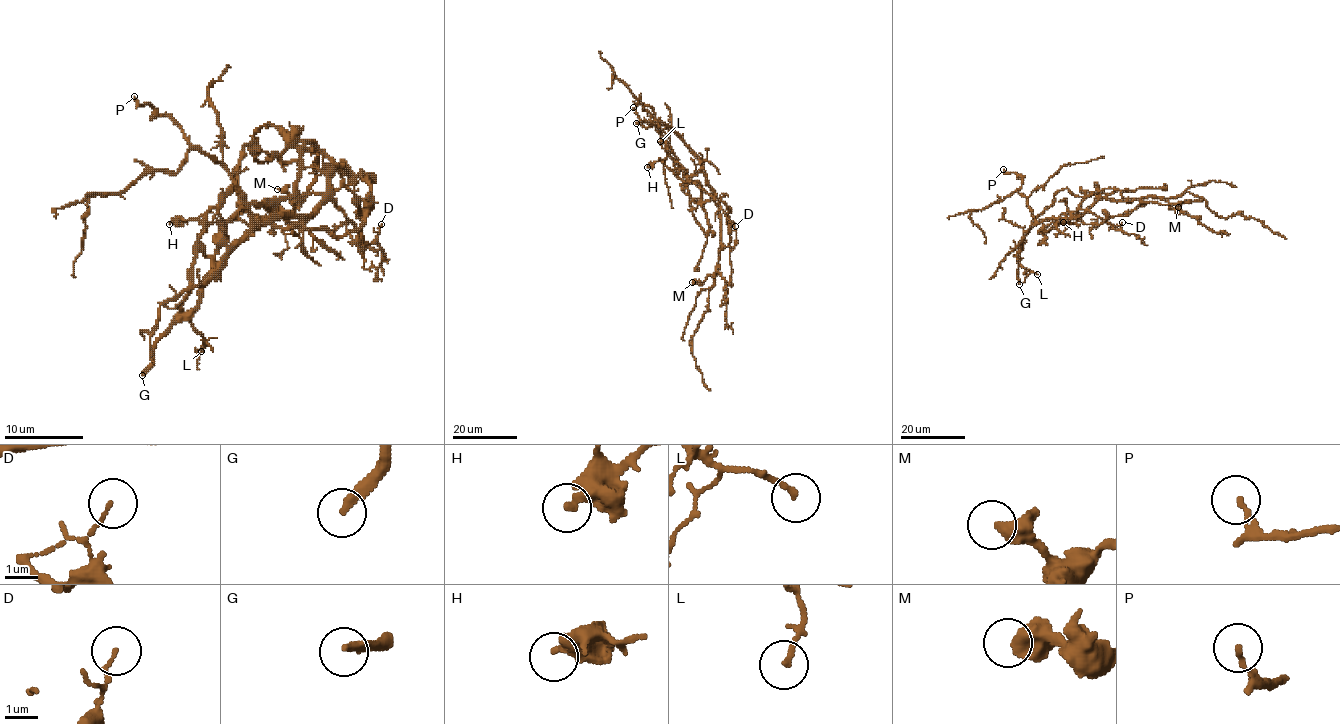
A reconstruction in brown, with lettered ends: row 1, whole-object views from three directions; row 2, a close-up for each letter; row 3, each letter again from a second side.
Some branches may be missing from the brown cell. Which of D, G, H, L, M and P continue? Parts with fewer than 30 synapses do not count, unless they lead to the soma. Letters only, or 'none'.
G

